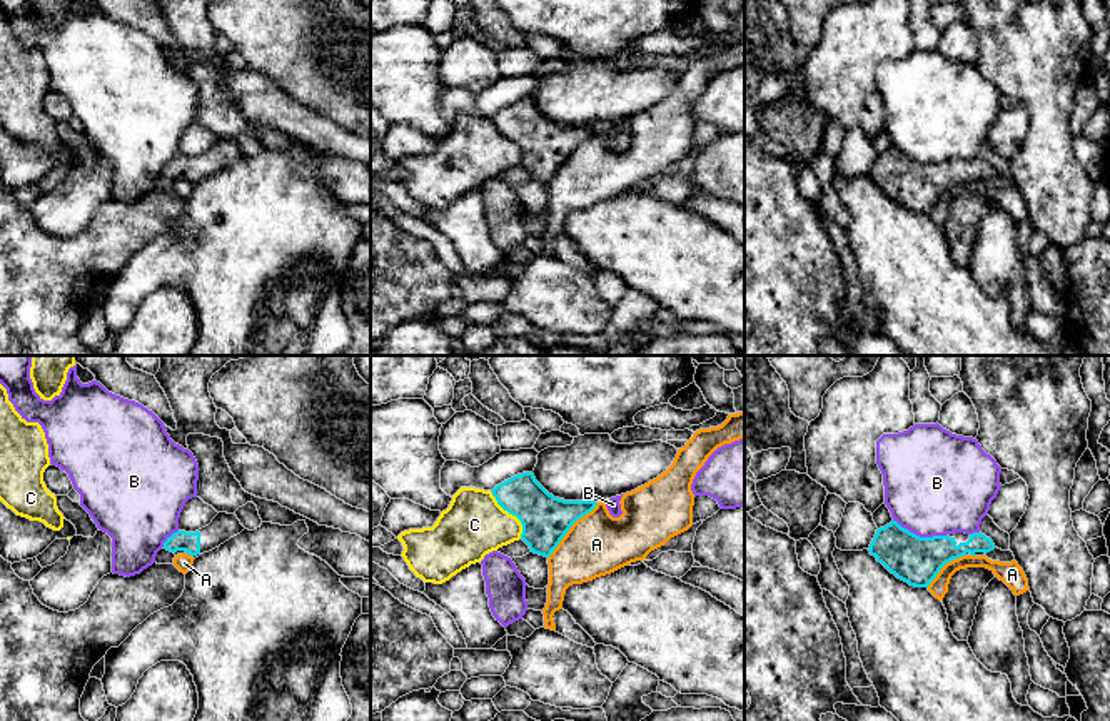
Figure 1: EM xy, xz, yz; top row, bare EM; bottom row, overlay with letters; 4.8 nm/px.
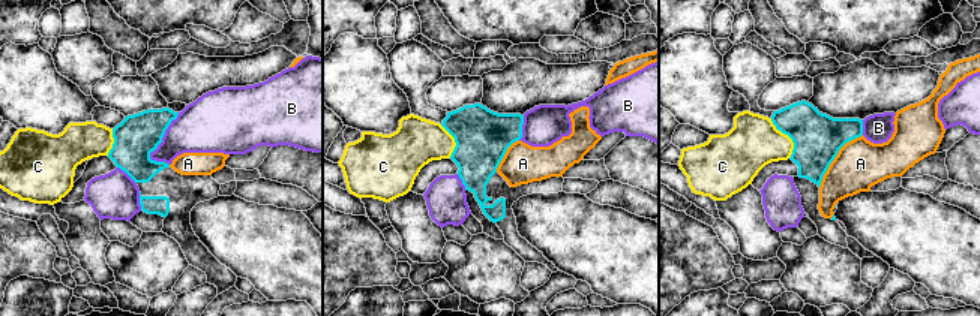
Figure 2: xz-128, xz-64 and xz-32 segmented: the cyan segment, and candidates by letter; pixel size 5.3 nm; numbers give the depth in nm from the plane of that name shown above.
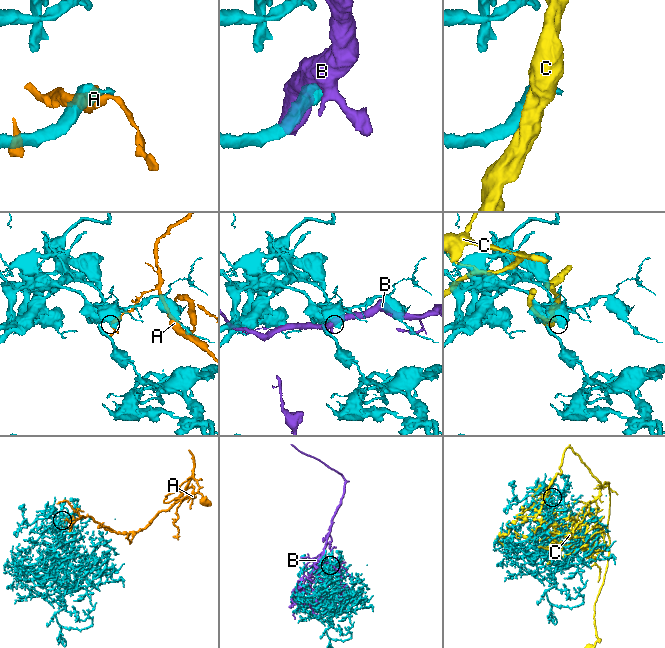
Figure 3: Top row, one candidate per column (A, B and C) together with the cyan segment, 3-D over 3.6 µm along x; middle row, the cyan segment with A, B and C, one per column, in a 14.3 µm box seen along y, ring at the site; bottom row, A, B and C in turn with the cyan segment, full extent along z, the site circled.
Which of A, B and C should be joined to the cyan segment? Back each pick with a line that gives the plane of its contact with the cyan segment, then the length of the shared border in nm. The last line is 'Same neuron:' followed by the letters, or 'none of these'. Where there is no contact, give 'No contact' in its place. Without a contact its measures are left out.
Same neuron: none of these

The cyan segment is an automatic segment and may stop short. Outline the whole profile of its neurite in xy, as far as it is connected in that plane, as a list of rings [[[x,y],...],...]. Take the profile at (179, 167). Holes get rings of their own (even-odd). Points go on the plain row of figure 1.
[[[219,139],[212,149],[195,159],[177,157],[164,169],[164,175],[177,180],[189,180],[194,185],[209,179],[245,154],[235,140]]]

